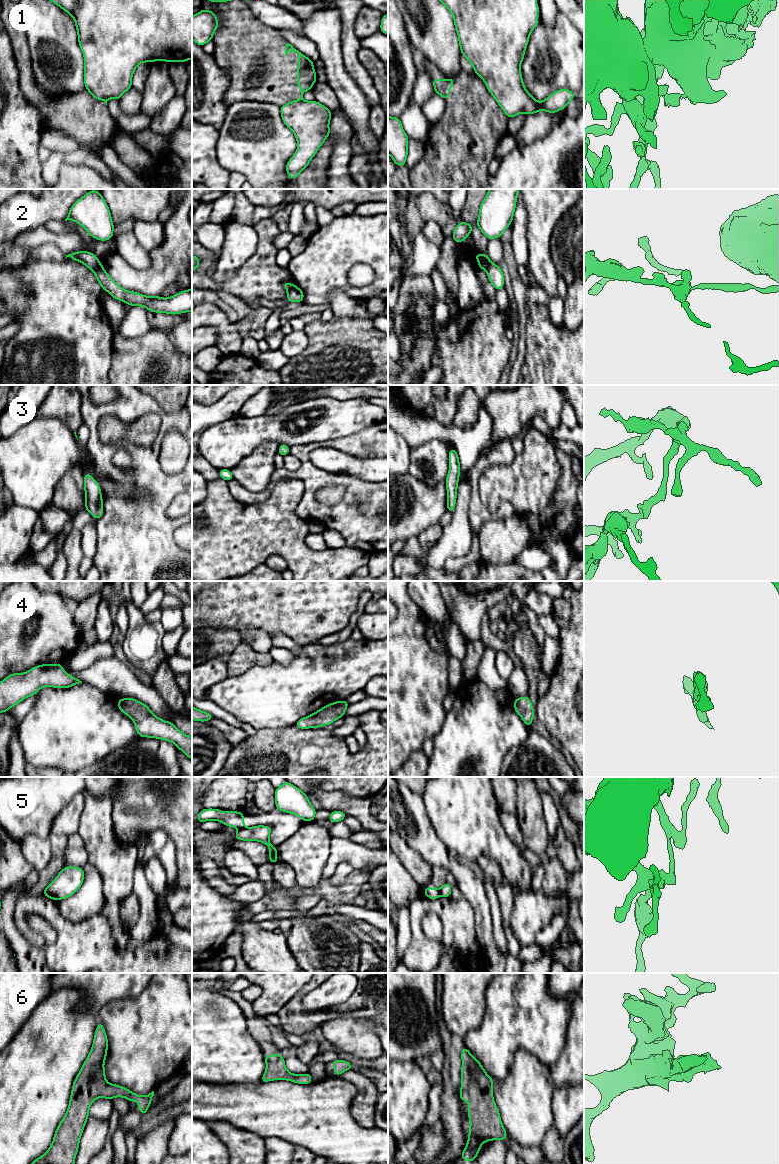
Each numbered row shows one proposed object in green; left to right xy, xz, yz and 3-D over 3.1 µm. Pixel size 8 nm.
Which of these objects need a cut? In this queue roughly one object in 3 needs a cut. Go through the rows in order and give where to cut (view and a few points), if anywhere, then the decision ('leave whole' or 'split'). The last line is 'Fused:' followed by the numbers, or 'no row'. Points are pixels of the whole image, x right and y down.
1: cut in xz along (299, 99), (302, 100); split
2: cut in xy along (100, 263), (92, 270); split
3: no cut; leave whole
4: no cut; leave whole
5: cut in yz along (438, 889), (440, 895); split
6: no cut; leave whole
Fused: 1, 2, 5

